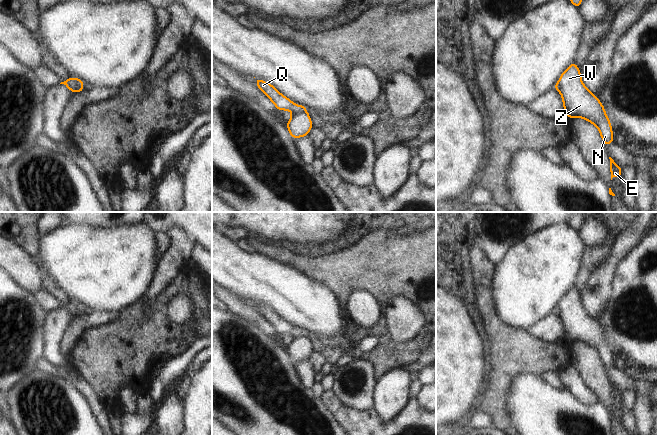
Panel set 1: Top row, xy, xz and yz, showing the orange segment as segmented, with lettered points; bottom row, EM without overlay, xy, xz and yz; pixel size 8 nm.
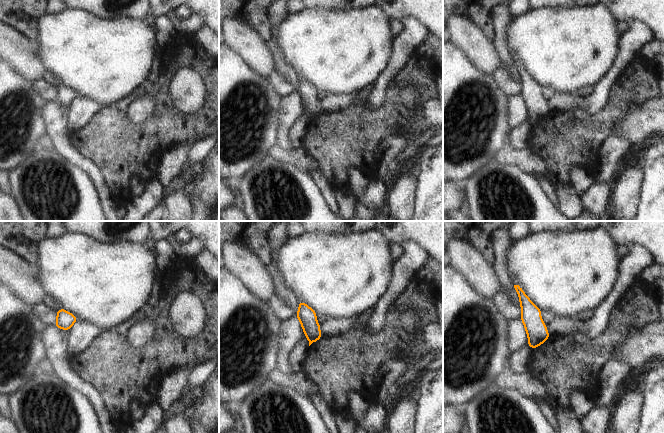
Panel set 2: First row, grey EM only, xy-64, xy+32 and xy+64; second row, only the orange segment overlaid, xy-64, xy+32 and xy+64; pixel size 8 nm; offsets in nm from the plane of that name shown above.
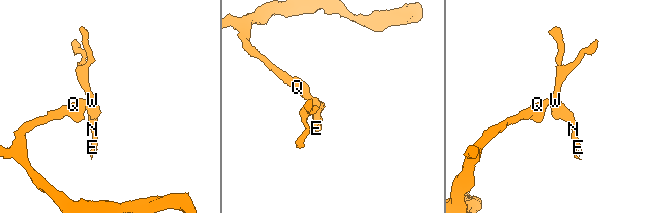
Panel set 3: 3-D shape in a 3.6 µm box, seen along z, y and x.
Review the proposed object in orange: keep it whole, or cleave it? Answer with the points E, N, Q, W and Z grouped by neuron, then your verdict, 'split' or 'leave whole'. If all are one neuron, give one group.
E N W Z / Q; split

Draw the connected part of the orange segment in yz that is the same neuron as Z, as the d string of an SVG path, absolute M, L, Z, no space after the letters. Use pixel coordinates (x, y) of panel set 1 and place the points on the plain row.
M575 286L562 297L558 308L566 339L571 343L580 341L593 347L598 352L605 370L613 367L612 350L605 333L583 308L581 296Z

